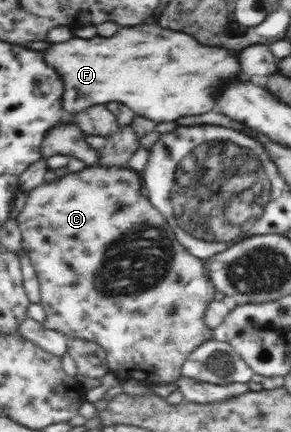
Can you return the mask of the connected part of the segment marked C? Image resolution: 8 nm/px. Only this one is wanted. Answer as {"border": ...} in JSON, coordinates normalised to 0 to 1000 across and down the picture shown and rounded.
{"border":[[[299,384],[268,400],[234,400],[196,419],[148,424],[110,438],[93,454],[93,470],[58,502],[62,523],[76,544],[72,576],[103,597],[120,632],[137,655],[137,701],[155,720],[155,743],[144,748],[158,762],[206,766],[230,775],[234,785],[282,782],[320,789],[364,810],[371,850],[385,859],[405,859],[419,868],[419,854],[440,873],[505,889],[581,889],[625,870],[622,850],[660,813],[704,789],[732,785],[732,764],[715,762],[701,748],[711,706],[739,688],[742,667],[729,648],[715,646],[704,602],[667,595],[619,567],[605,542],[591,539],[570,505],[522,477],[519,465],[491,451],[485,405],[443,387],[340,387]]]}

